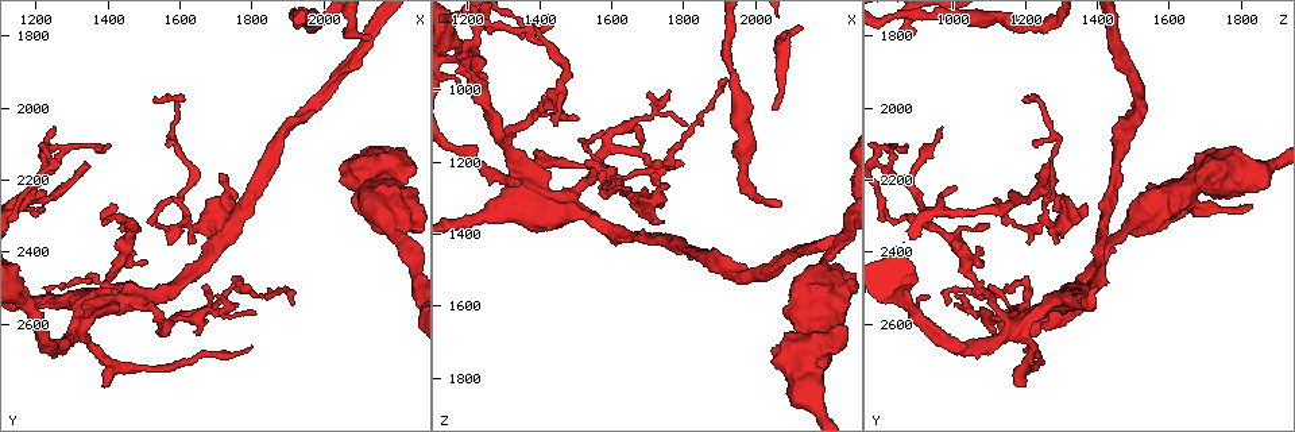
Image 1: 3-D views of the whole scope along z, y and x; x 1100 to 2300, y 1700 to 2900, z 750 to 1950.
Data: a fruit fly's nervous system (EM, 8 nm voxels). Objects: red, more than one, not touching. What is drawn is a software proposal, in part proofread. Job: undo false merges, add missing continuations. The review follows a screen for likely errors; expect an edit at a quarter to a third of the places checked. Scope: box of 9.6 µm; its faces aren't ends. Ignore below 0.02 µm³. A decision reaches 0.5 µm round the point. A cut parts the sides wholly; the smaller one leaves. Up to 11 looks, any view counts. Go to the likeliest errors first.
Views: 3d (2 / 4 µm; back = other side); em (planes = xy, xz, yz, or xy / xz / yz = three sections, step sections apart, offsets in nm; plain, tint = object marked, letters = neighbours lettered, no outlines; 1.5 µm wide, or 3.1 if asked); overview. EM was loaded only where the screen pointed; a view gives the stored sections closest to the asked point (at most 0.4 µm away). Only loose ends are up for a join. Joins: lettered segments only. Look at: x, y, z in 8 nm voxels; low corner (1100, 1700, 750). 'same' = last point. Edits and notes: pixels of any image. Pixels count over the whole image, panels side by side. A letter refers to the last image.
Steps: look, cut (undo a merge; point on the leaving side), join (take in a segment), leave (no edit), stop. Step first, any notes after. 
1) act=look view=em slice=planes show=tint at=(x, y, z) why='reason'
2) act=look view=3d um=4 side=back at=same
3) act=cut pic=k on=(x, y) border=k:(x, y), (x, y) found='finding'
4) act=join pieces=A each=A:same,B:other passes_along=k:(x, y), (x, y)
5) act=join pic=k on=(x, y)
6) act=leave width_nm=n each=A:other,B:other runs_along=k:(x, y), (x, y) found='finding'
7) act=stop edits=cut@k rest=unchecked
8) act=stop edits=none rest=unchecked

act=look view=em slice=yz step=8 show=tint at=(1350, 2150, 1260)

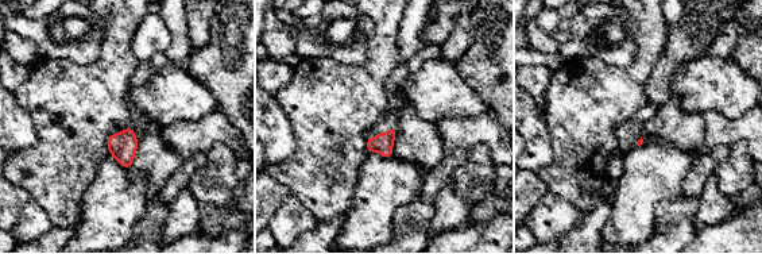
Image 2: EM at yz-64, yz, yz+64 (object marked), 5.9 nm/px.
act=look view=em slice=planes show=letters at=same

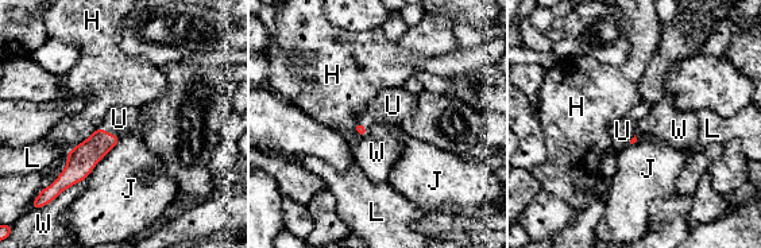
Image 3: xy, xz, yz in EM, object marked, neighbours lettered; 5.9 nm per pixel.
act=join pieces=U each=H:other,J:other,L:other,U:same,W:other passes_along=3:(82, 158), (108, 132), (119, 119) found='the neuron continues'

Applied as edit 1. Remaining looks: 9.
act=look view=em slice=planes show=letters at=(1520, 1980, 1200) why='branch stops here'

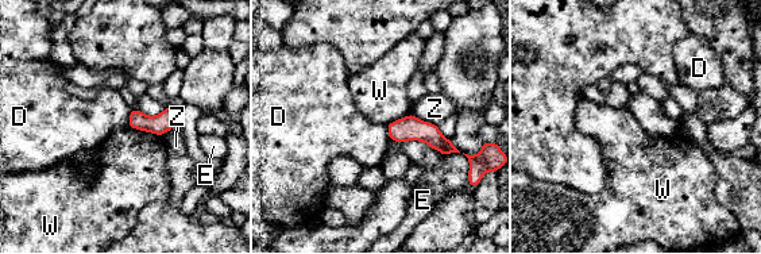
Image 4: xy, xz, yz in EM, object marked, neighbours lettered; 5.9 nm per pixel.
act=leave each=D:other,E:other,W:other,Z:other border=4:(127, 124), (161, 137) found='no lettered segment goes on from it'

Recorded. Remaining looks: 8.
act=look view=em slice=planes show=letters at=(1450, 2540, 1310) why='three arms meet'

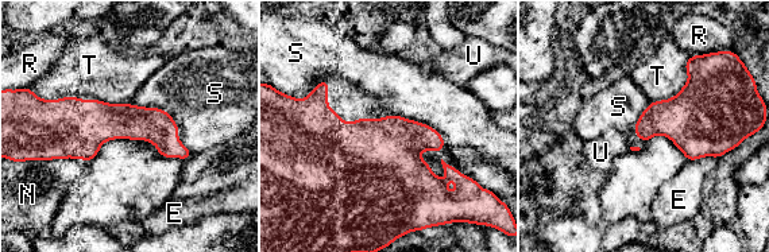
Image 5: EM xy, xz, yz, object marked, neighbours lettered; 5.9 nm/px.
act=leave longest_contact=S:500nm each=E:other,N:other,R:other,S:other,T:other,U:other runs_along=5:(29, 130), (153, 126), (180, 147) found='all the same neuron'

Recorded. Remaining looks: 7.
act=look view=em slice=yz step=8 show=tint at=(1630, 2320, 1260) why='sudden change in width'

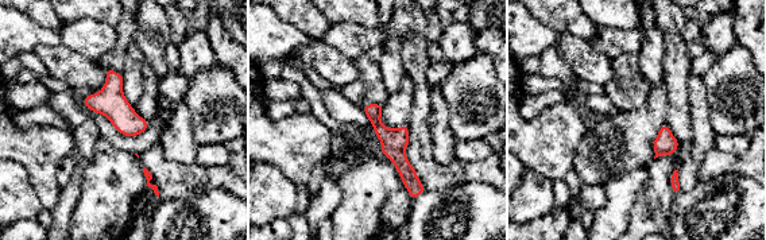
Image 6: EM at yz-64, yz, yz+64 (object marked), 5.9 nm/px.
act=look view=em slice=planes show=tint at=same

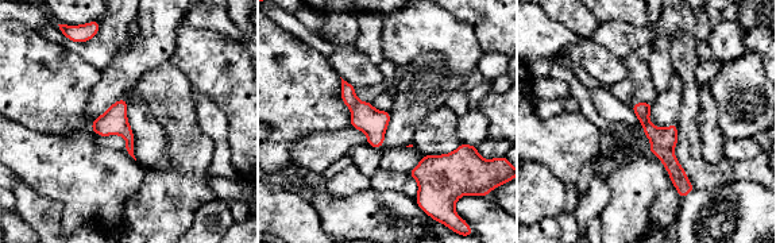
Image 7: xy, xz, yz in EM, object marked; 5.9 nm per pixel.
act=look view=em slice=planes show=letters at=same

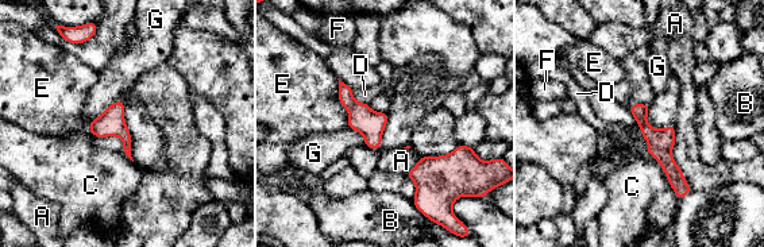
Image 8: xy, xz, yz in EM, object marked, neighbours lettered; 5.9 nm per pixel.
act=leave longest_contact=A:400nm each=A:other,B:other,C:other,D:other,E:other,F:other,G:other runs_along=8:(633, 108), (686, 189) found='one neuron here'

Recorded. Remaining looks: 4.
act=look view=em slice=planes show=letters at=(2190, 2320, 1510) why='calibre changes'

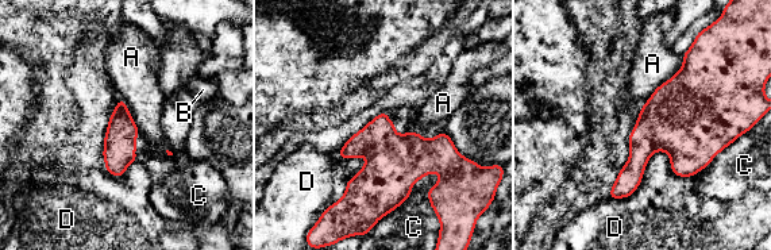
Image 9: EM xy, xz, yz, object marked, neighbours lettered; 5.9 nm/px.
act=leave each=A:other,B:other,C:other,D:other border=9:(365, 156), (344, 193), (313, 226) found='continuous, no second neuron'

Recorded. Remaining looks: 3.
act=stop edits=join@3 rest=unchecked

